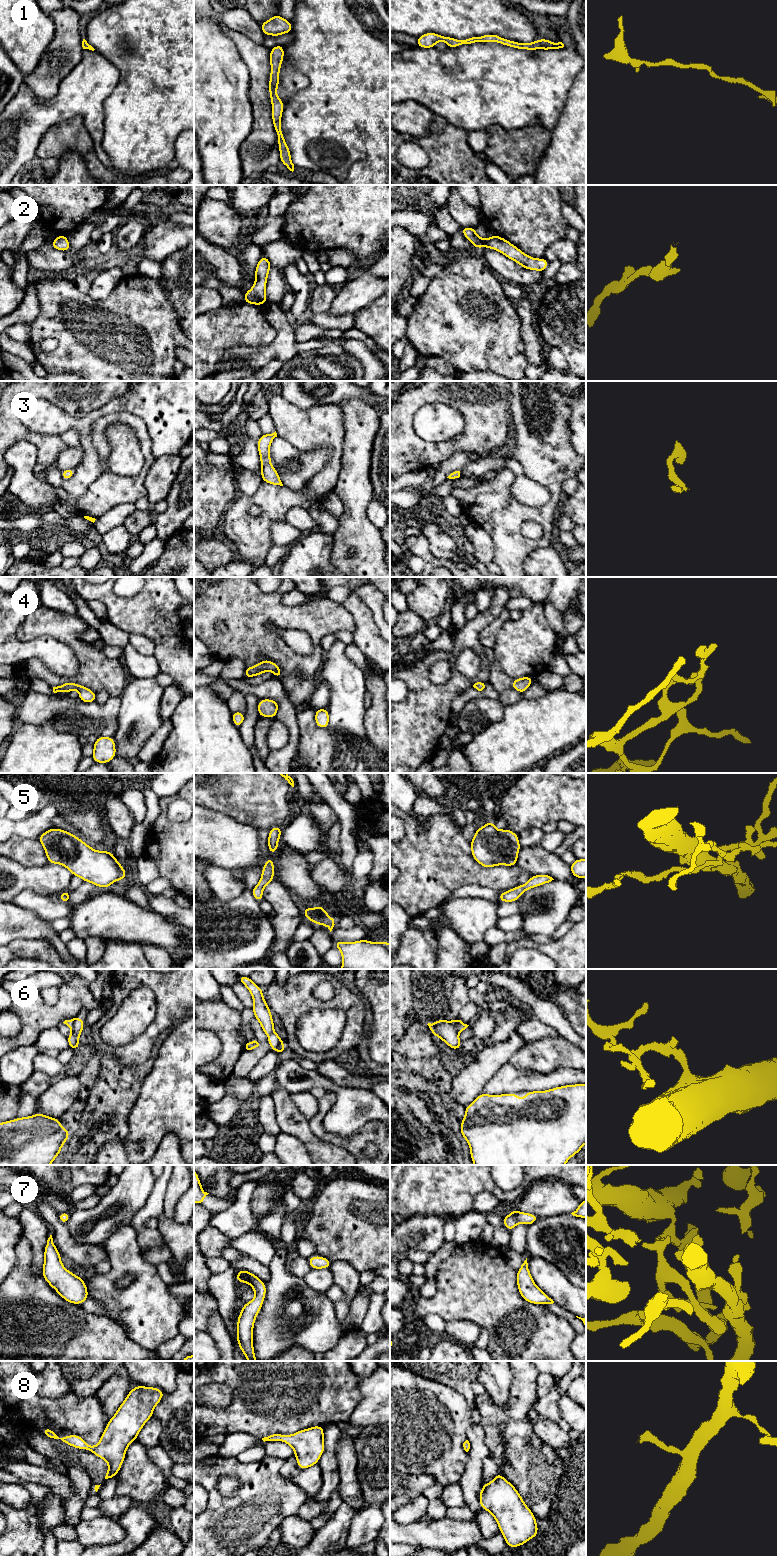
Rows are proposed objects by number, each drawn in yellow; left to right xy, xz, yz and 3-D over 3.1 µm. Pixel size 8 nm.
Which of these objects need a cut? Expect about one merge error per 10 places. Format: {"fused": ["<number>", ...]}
{"fused": ["6"]}

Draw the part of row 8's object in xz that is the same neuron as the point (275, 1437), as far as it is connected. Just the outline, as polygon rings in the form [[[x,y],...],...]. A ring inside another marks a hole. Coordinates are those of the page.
[[[314,1426],[300,1430],[291,1435],[273,1434],[262,1438],[265,1441],[283,1441],[294,1450],[297,1459],[297,1466],[300,1469],[307,1469],[316,1465],[324,1452],[323,1426]]]

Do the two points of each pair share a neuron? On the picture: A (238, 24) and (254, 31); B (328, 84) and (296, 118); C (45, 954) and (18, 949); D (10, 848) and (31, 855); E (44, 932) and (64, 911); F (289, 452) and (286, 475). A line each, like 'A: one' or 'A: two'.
A: one
B: one
C: one
D: one
E: two
F: one

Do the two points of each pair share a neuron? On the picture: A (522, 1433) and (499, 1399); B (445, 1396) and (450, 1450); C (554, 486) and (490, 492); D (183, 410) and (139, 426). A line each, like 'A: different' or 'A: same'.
A: different
B: same
C: same
D: different

